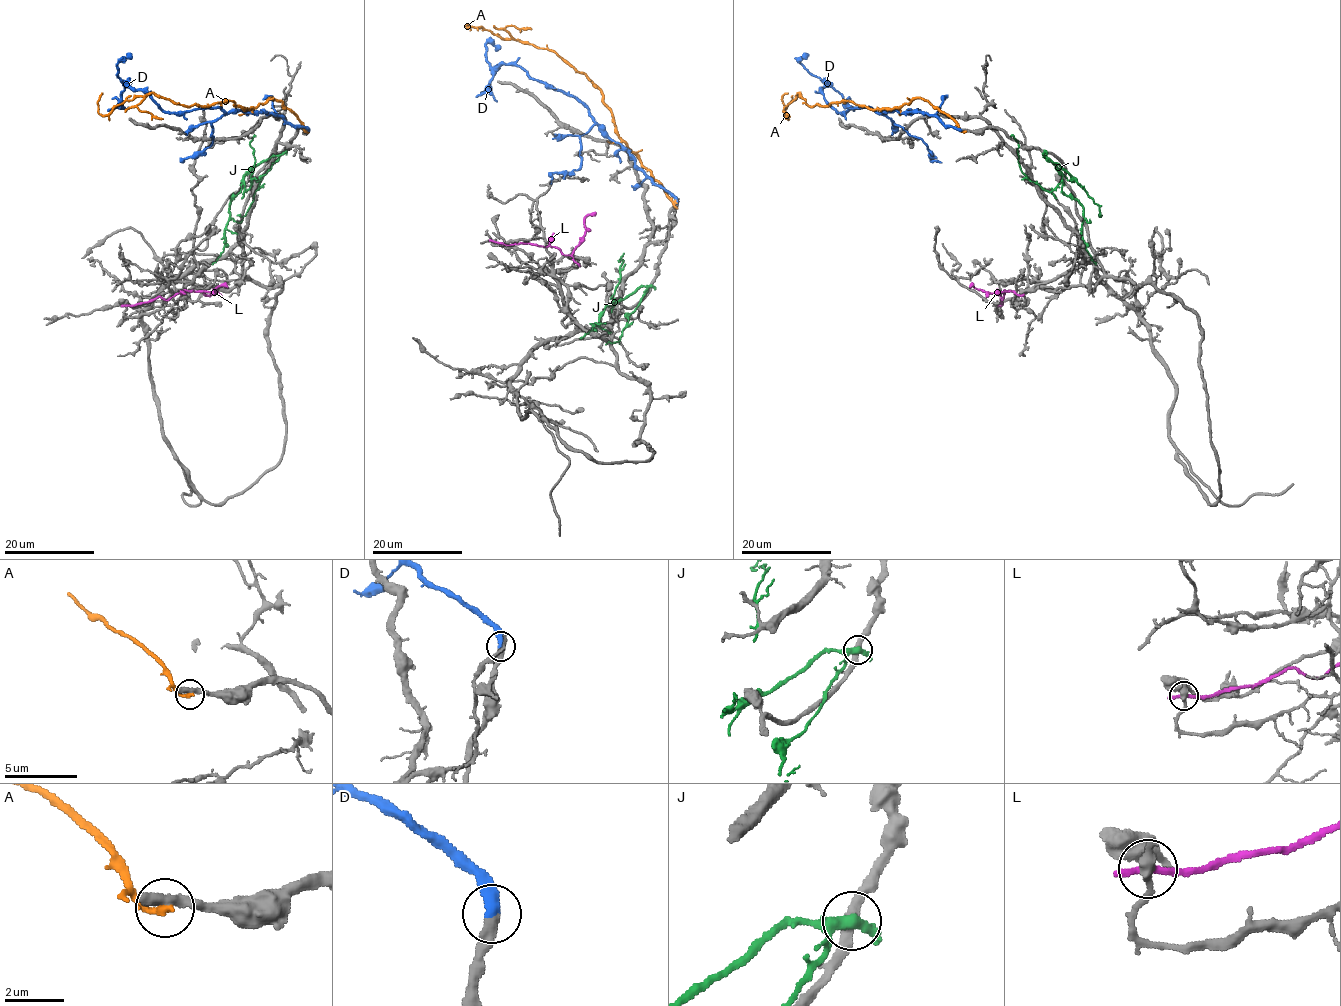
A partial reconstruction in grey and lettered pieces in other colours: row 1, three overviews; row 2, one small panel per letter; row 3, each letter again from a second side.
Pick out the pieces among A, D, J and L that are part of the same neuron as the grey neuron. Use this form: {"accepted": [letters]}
{"accepted": ["D"]}

